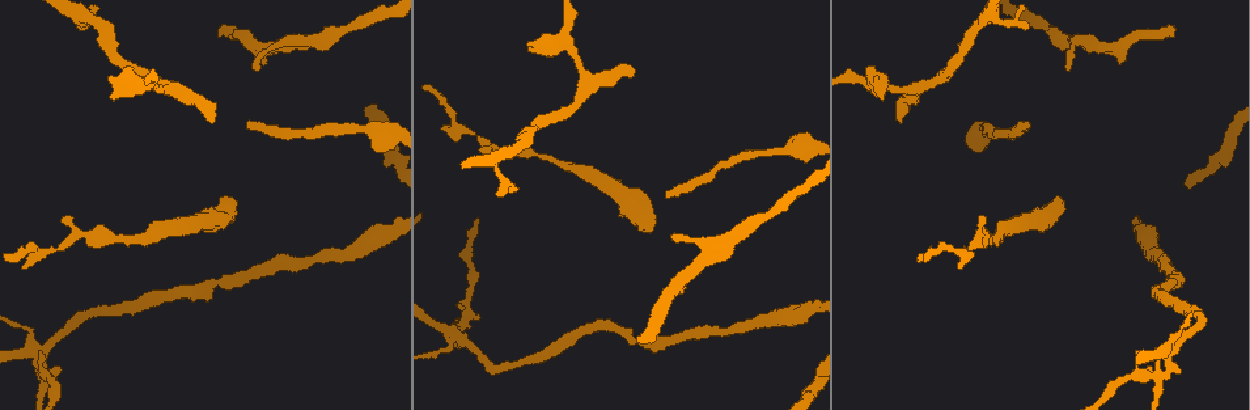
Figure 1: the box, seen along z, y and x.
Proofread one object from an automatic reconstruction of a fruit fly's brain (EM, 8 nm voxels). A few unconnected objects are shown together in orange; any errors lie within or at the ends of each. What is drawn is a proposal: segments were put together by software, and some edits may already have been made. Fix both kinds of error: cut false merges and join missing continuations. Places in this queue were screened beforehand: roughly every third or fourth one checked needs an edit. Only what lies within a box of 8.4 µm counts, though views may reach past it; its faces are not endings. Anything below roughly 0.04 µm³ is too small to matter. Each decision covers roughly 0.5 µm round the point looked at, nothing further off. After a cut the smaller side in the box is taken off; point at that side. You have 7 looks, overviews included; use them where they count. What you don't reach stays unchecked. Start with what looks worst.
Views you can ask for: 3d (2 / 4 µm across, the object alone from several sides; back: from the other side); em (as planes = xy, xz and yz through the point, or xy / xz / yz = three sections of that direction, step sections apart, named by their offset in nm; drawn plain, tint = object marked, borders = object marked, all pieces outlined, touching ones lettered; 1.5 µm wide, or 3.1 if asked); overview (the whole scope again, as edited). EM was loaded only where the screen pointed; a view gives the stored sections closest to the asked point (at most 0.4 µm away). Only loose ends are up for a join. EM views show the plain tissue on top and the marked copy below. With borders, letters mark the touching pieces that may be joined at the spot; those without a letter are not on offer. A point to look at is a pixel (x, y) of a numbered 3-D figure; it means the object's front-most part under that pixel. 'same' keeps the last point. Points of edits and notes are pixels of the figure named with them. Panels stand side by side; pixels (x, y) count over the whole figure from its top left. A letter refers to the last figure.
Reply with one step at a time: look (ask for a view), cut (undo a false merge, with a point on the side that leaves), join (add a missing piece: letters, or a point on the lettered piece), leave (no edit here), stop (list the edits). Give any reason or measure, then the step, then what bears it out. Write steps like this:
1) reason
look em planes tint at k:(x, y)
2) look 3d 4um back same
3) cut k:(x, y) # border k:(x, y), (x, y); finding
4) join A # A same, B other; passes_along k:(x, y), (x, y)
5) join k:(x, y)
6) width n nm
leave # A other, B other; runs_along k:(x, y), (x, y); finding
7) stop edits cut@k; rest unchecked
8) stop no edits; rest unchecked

free end
look em xz step 8 borders at 1:(632, 69)

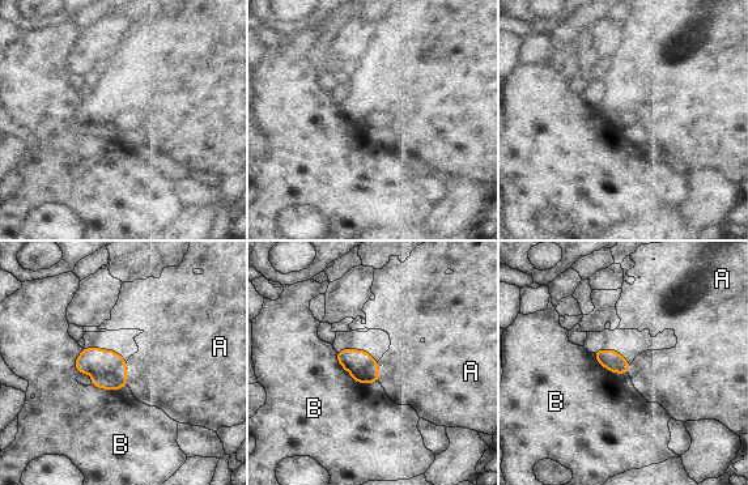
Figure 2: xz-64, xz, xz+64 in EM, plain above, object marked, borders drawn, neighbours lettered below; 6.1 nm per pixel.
another direction
look em yz step 8 borders same

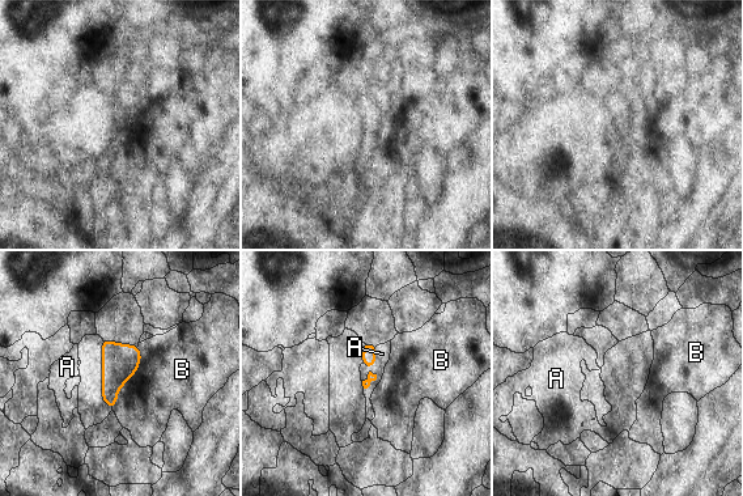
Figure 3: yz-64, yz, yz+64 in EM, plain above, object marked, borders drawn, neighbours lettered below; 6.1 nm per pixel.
join 3:(382, 354) # A same, B other; passes_along 3:(372, 377), (372, 381), (382, 354); the cell continues

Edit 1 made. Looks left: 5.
look overview

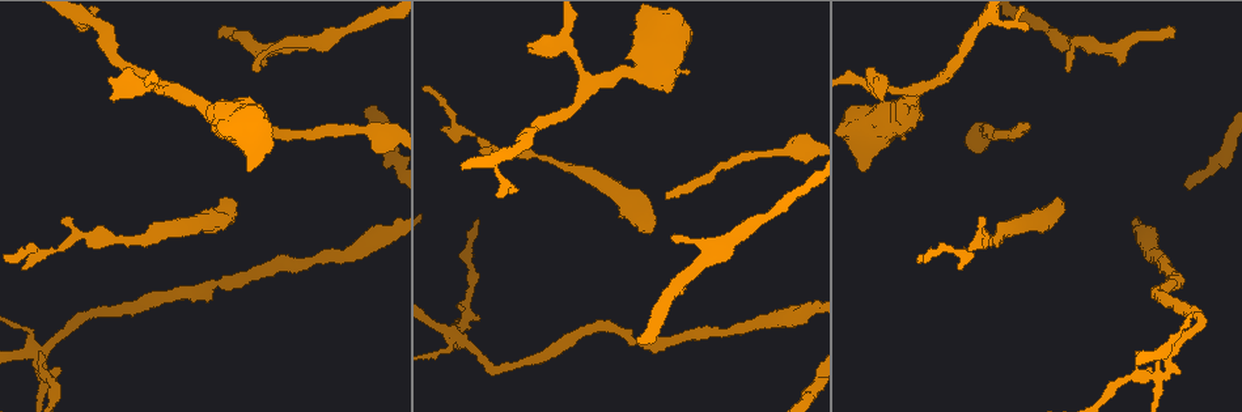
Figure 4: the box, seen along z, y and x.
stops while still wide
look em planes borders at 4:(227, 198)

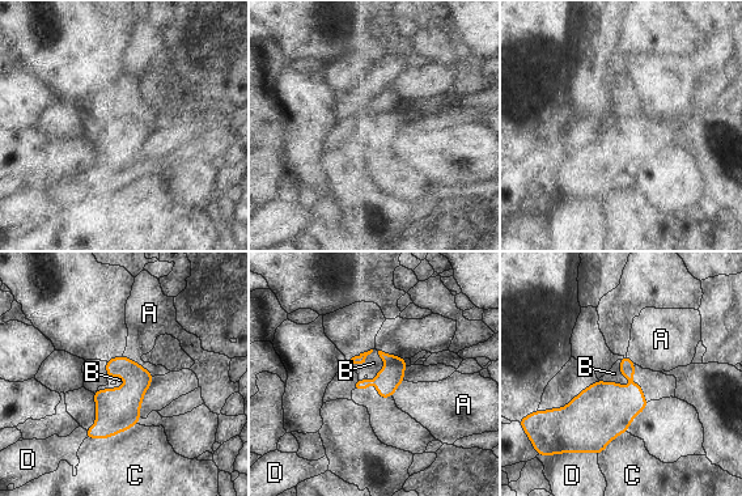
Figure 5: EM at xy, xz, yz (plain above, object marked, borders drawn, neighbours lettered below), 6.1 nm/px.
join 5:(614, 373) # A other, B same, C other, D other; passes_along 5:(601, 412), (628, 385), (614, 373); the cell continues

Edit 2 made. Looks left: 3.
a narrow waist
look 3d 2um at 4:(550, 159)

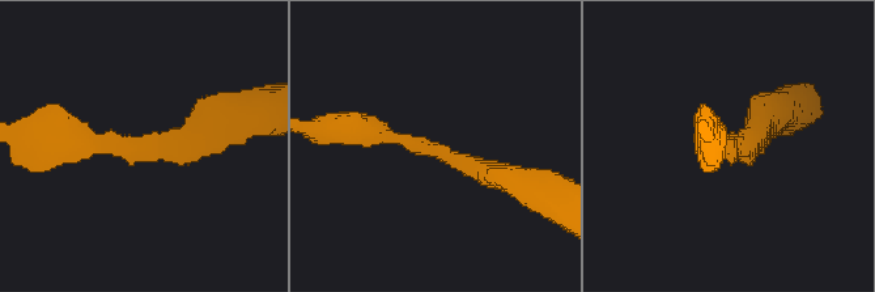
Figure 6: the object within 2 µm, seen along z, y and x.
arm_widths 220, 280 nm; need the tissue
look em planes borders at 6:(148, 144)

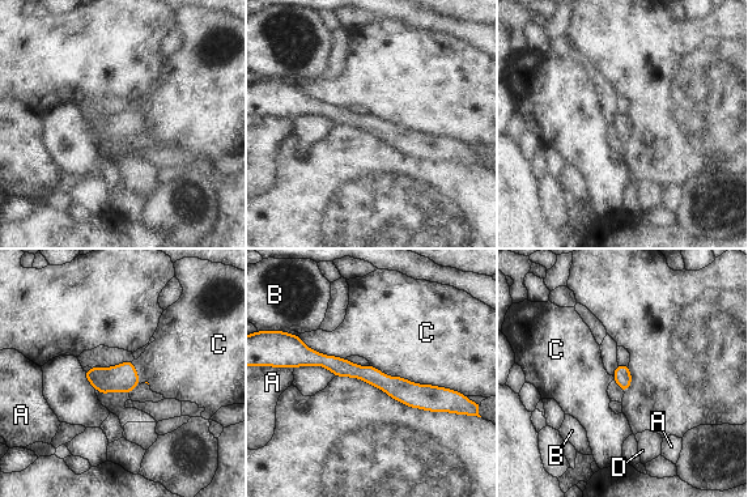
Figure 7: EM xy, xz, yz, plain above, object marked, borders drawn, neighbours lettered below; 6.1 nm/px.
leave # A other, B other, C other, D other; runs_along 7:(294, 360), (447, 394); all the same cell

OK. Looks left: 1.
stop edits join@3, join@5; rest unchecked

